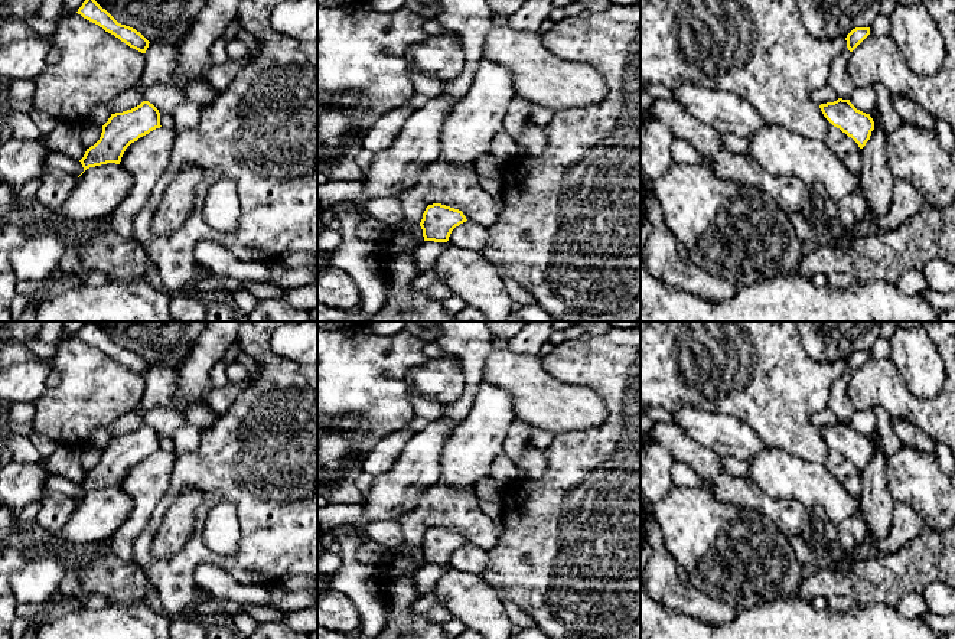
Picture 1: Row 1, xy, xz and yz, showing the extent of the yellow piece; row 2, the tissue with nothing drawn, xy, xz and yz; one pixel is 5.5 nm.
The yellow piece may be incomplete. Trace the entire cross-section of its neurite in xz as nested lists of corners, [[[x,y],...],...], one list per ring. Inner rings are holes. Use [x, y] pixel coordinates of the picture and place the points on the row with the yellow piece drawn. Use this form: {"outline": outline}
{"outline": [[[433,203],[426,208],[420,226],[424,241],[447,242],[452,231],[466,221],[462,211]]]}

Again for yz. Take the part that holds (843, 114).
{"outline": [[[838,98],[834,102],[821,104],[819,108],[824,117],[851,137],[860,149],[870,140],[874,121],[870,114],[857,110],[850,100]]]}

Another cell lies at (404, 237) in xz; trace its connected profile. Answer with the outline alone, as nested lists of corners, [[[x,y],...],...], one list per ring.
[[[402,219],[394,226],[387,226],[381,238],[372,244],[374,260],[384,267],[388,258],[411,252],[423,241],[420,224],[410,224]]]

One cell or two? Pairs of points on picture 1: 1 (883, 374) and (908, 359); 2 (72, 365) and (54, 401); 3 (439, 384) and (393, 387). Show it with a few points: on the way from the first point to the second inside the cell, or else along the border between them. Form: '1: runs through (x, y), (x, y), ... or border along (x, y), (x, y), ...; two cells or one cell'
1: border along (889, 358), (913, 395); two cells
2: runs through (72, 374), (72, 382), (62, 393); one cell
3: border along (430, 359), (414, 367), (407, 375), (410, 397); two cells

